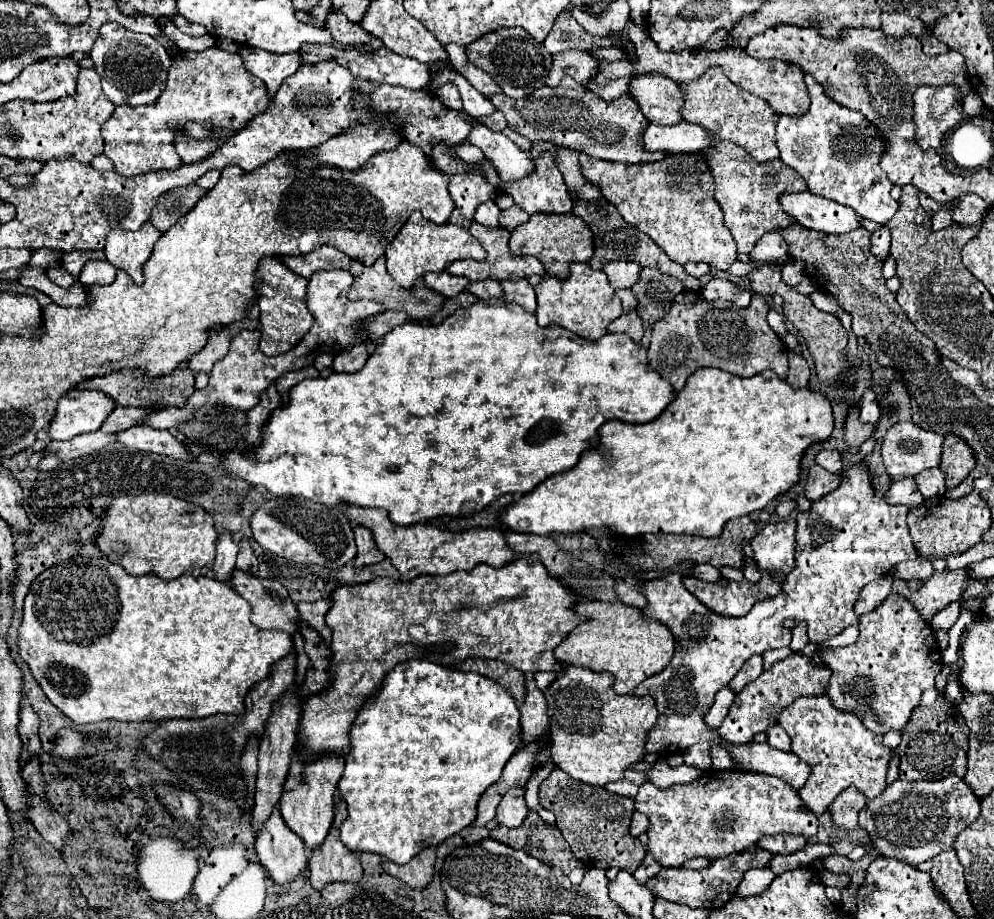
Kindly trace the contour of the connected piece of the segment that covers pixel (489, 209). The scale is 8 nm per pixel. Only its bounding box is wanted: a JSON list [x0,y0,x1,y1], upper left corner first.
[473,200,501,228]

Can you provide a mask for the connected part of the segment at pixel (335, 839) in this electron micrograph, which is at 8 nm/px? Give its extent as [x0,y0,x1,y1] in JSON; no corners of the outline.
[309,800,363,890]

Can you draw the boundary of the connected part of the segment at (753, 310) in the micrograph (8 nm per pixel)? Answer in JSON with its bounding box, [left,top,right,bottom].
[649,290,787,392]

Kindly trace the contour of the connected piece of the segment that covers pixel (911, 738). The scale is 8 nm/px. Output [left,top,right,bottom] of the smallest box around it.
[895,654,969,782]

